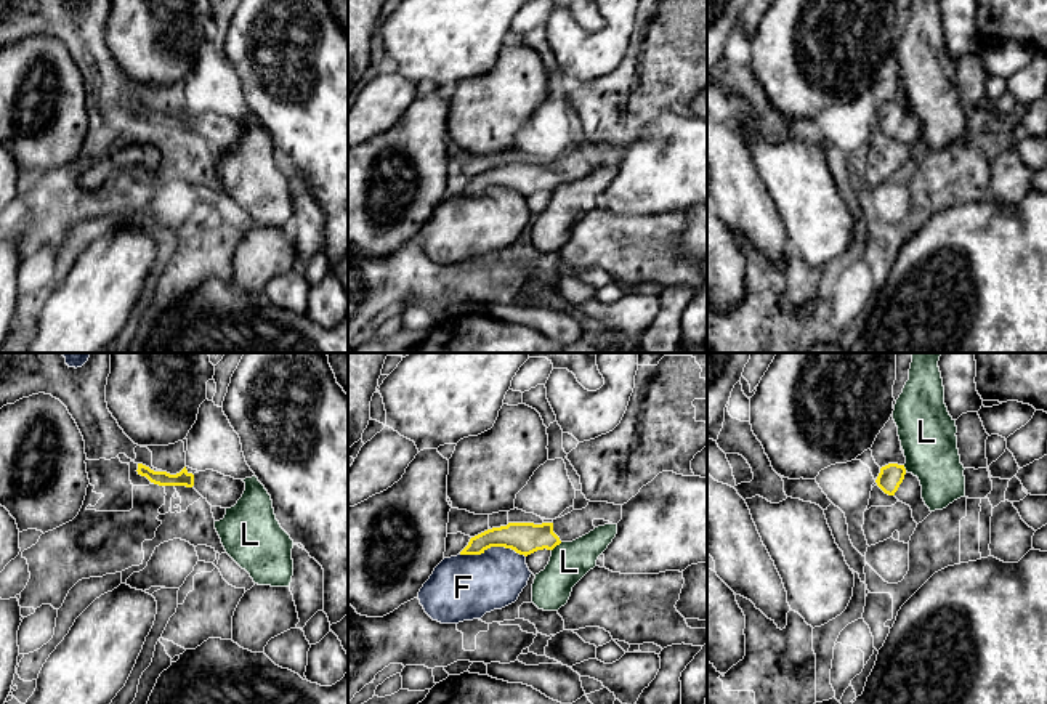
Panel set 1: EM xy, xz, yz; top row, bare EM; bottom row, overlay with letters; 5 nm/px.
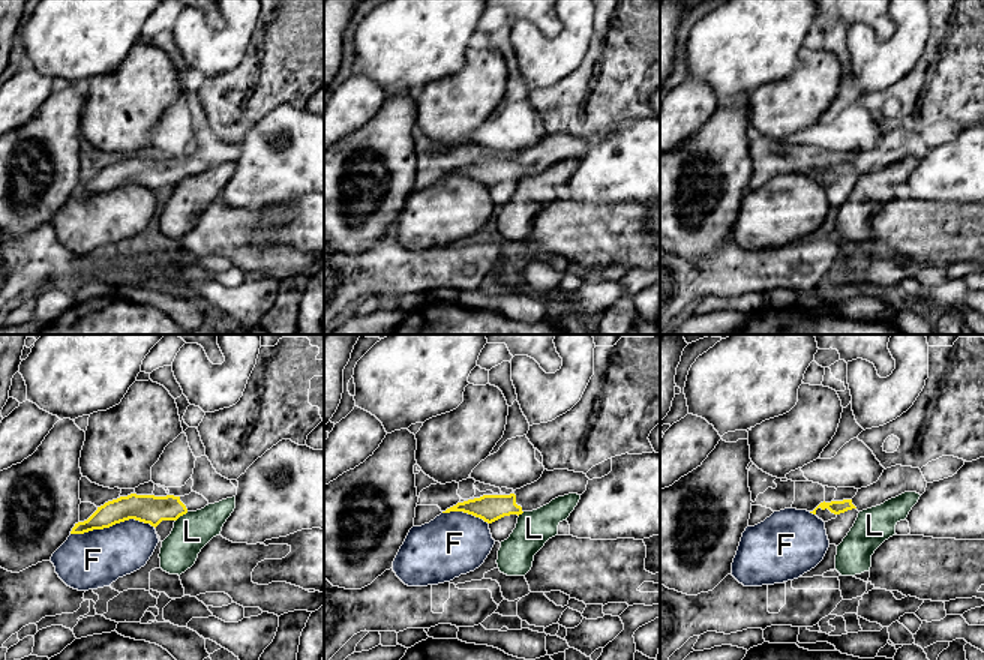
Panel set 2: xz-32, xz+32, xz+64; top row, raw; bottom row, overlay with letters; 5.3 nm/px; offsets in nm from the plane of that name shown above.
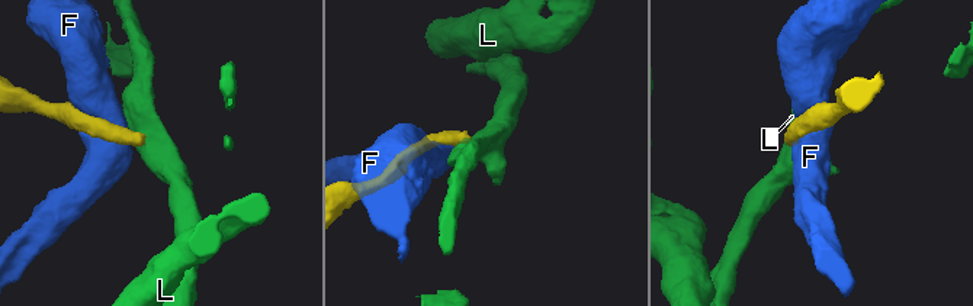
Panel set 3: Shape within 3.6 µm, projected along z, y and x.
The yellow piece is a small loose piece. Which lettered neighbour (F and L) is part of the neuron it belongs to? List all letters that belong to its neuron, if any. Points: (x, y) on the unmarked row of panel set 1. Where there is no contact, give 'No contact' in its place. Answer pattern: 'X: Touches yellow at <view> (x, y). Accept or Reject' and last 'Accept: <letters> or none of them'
F: Touches yellow at xz (493, 186). Reject
L: Touches yellow at xz (557, 185). Reject
Accept: none of them

